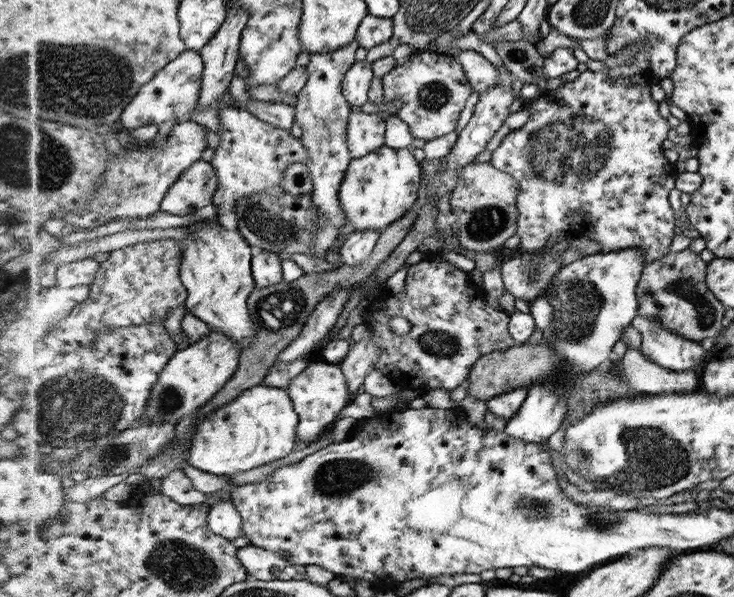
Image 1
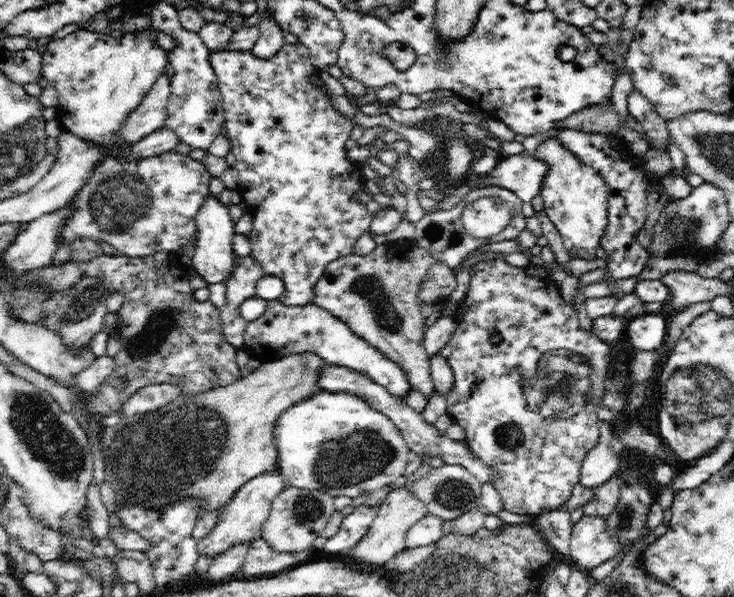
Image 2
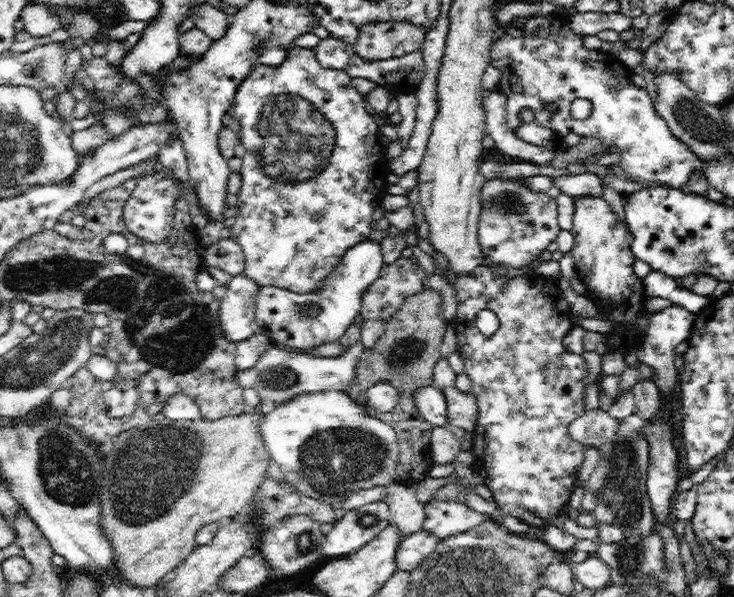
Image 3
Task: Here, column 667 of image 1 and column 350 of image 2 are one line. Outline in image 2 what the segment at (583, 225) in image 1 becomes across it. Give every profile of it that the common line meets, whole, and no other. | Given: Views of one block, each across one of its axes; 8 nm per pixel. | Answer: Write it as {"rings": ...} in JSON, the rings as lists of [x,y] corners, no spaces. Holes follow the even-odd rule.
{"rings":[[[298,42],[296,44],[286,44],[276,54],[268,60],[261,60],[260,57],[255,56],[248,51],[214,51],[210,54],[210,67],[214,69],[216,77],[218,77],[218,88],[222,97],[222,106],[224,111],[223,131],[226,138],[230,141],[230,150],[235,156],[234,167],[238,170],[238,186],[237,191],[241,195],[242,201],[246,202],[246,212],[250,213],[253,218],[253,228],[247,234],[249,244],[251,247],[251,257],[264,271],[265,276],[276,276],[284,283],[284,292],[279,296],[279,301],[286,306],[306,306],[314,302],[314,288],[316,282],[322,278],[324,270],[328,264],[339,260],[342,256],[354,253],[354,244],[362,234],[368,234],[373,216],[366,210],[366,204],[362,202],[354,202],[352,196],[362,190],[364,186],[364,176],[362,169],[356,162],[352,162],[346,154],[346,142],[352,136],[354,124],[340,114],[340,110],[336,110],[330,104],[330,96],[328,92],[316,88],[310,80],[310,76],[316,74],[316,66],[310,60],[311,50],[303,44]]]}

